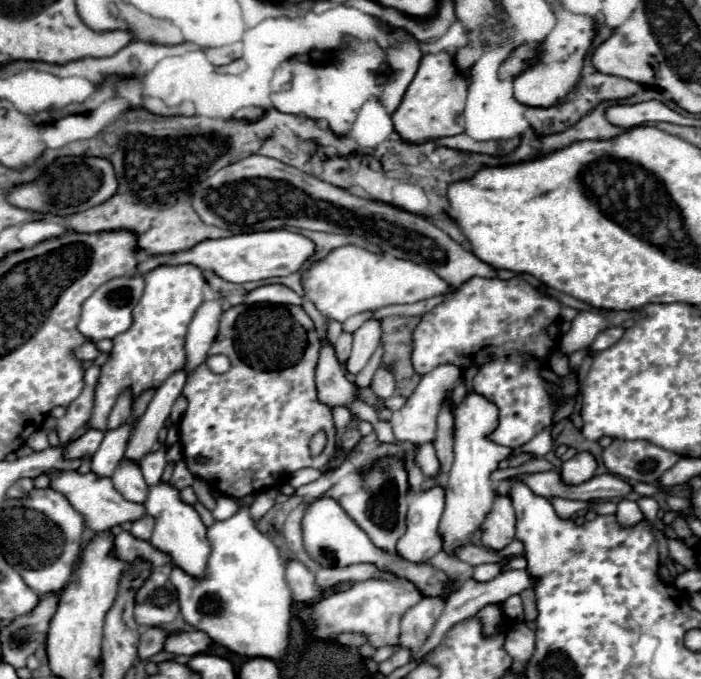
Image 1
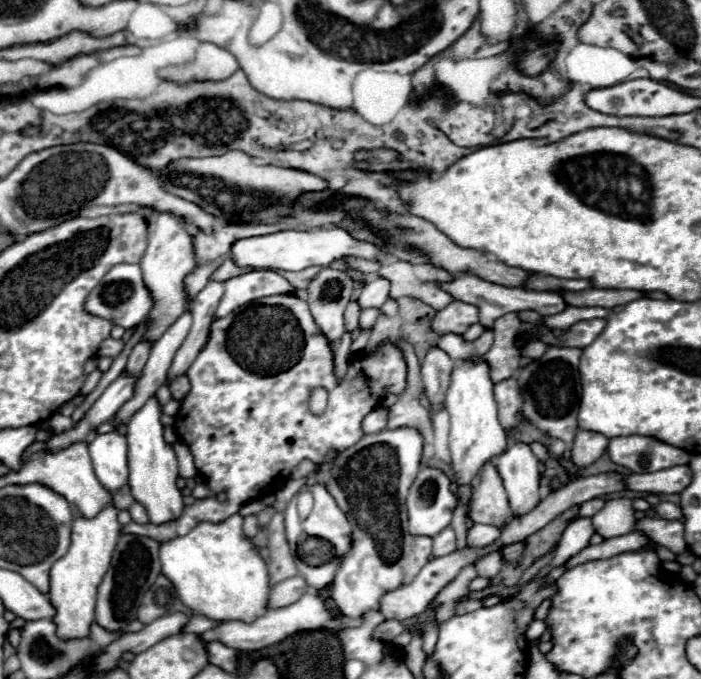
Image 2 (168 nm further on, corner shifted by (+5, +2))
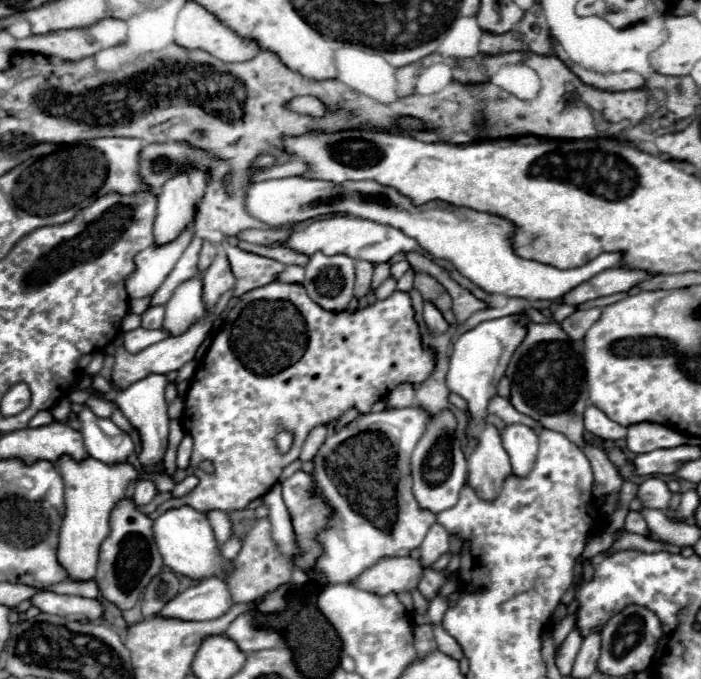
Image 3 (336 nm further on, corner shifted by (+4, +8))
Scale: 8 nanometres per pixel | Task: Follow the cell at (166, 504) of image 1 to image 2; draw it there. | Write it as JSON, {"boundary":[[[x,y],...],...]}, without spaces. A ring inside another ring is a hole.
{"boundary":[[[151,398],[127,424],[127,444],[129,444],[129,488],[133,498],[145,506],[149,522],[171,522],[177,514],[185,510],[183,496],[177,488],[177,458],[173,448],[163,440],[163,426],[159,422],[161,406]]]}

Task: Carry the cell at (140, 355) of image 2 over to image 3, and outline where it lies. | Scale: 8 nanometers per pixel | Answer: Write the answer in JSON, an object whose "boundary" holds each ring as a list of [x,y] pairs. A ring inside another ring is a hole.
{"boundary":[[[150,306],[142,314],[142,326],[144,328],[160,328],[164,322],[164,306]]]}

